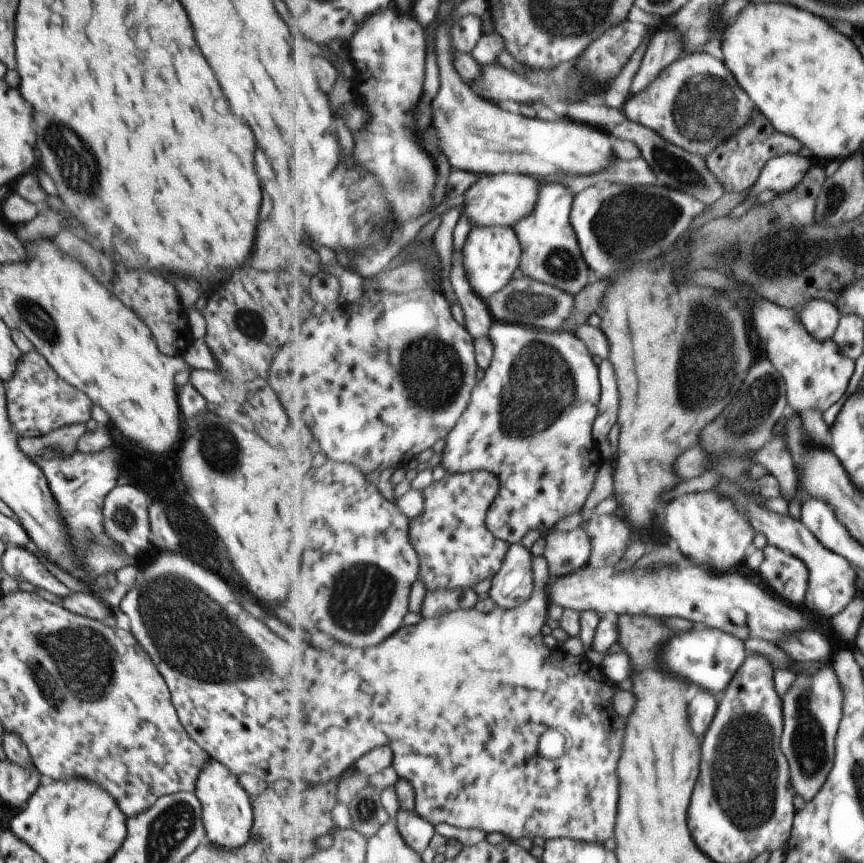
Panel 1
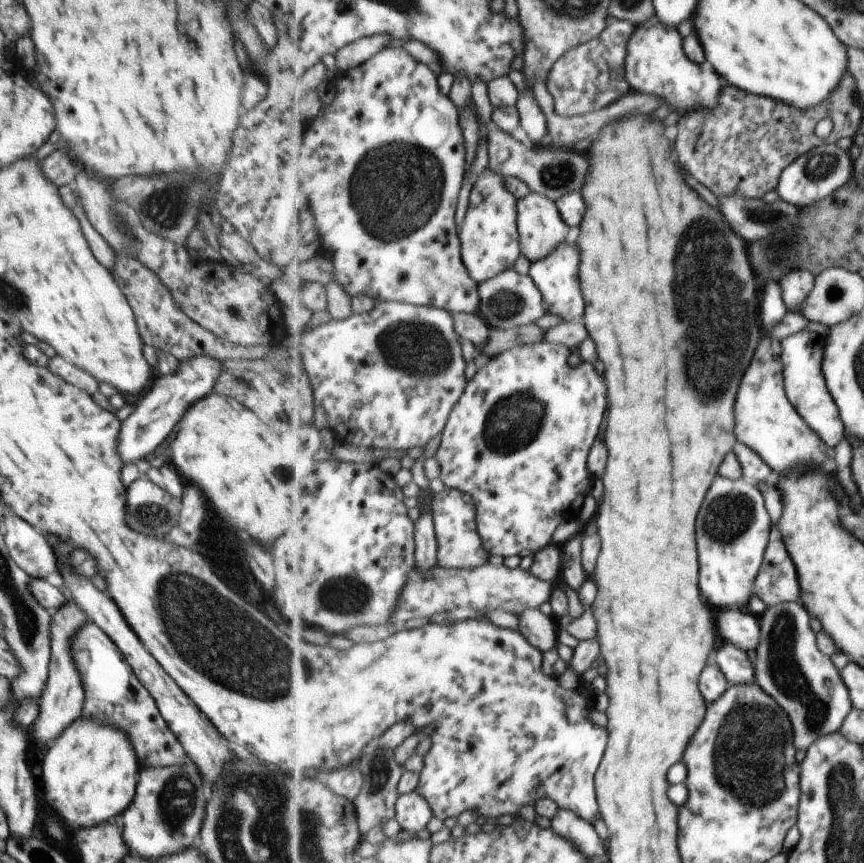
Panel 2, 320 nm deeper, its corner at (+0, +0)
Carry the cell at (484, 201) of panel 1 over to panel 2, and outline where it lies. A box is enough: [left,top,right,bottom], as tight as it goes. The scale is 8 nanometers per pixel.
[518,192,571,264]

